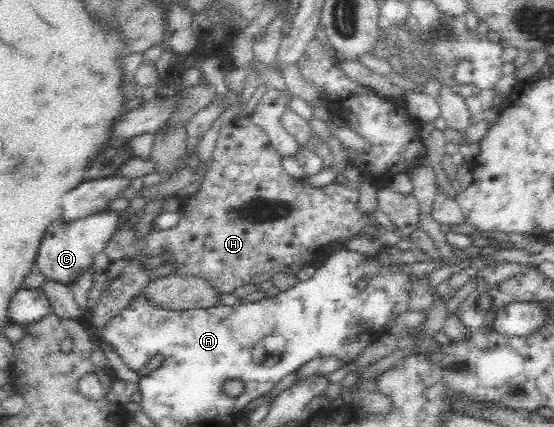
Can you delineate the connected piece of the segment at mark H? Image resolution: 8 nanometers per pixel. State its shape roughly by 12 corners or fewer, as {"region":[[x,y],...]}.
{"region":[[250,116],[223,124],[166,230],[117,227],[86,310],[138,255],[220,294],[295,275],[376,224],[359,191],[282,169]]}

